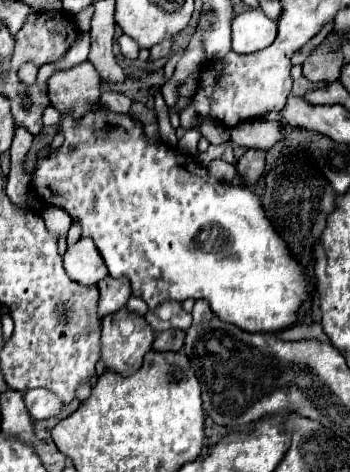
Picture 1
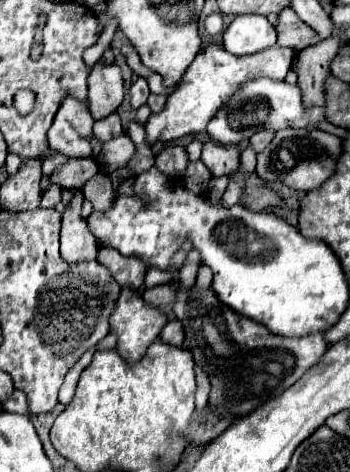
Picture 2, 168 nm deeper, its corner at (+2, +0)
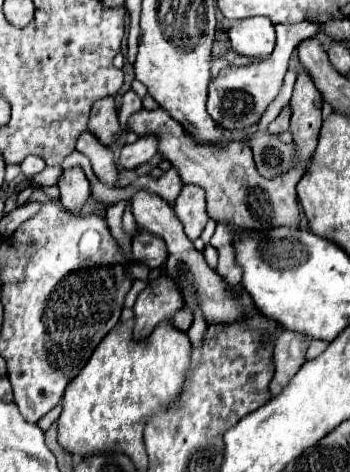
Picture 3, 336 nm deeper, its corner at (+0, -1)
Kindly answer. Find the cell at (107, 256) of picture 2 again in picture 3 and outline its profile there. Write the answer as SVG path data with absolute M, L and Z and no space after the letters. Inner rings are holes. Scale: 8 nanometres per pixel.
M140 231L132 241L132 251L140 263L144 263L150 269L156 269L166 263L166 245L158 235L150 235L148 231Z

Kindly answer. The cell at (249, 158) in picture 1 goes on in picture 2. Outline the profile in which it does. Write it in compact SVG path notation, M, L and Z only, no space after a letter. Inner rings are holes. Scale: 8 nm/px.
M260 130L260 132L256 132L256 134L250 138L250 146L252 146L254 152L258 154L260 150L264 150L264 148L270 144L272 136L274 136L274 130Z

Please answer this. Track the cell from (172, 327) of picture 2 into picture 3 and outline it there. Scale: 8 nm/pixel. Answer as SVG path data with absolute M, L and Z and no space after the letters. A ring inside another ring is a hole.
M180 309L180 311L172 317L172 323L174 323L180 331L188 331L190 325L192 325L192 315L190 315L190 311Z

